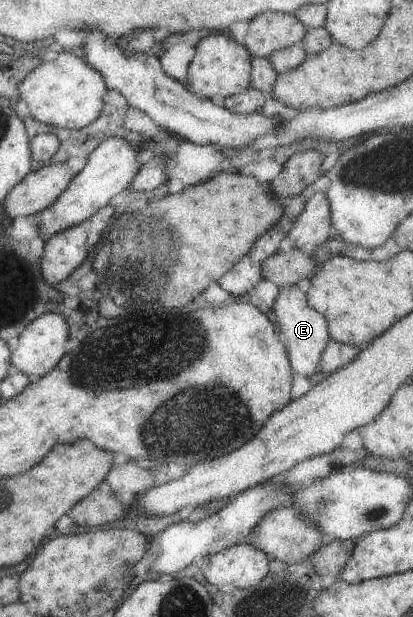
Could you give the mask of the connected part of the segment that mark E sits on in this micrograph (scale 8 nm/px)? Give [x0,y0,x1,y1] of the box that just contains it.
[271,284,330,378]

